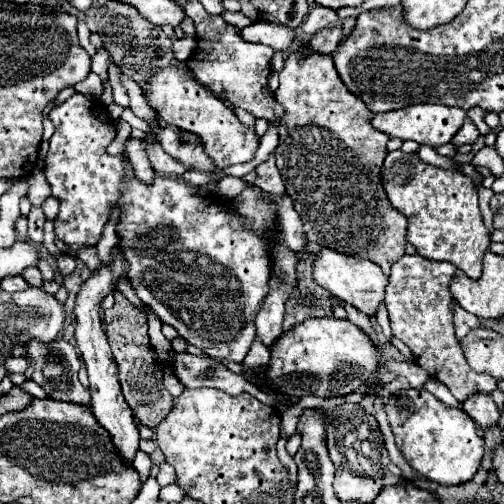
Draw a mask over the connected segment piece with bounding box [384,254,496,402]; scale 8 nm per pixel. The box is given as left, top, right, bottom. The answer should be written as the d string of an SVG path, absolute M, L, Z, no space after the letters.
M404 254L392 264L390 282L386 286L386 306L390 312L392 334L400 338L412 352L418 366L422 366L432 378L444 382L456 400L464 402L474 392L490 394L496 390L496 380L474 372L462 352L458 338L454 336L454 306L456 300L450 292L456 266L450 262L436 262L418 254Z

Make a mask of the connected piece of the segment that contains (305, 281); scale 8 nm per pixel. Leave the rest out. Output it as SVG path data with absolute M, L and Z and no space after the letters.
M314 244L310 254L298 262L298 290L292 292L286 304L284 314L284 330L304 322L306 318L314 316L332 316L332 304L330 304L330 292L320 288L312 280L312 258L318 246Z

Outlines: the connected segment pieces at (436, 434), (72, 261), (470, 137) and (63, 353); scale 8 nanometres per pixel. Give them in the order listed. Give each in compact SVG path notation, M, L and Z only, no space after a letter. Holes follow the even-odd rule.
M408 388L400 390L396 414L388 412L388 420L396 438L396 446L418 474L442 486L468 482L476 474L484 454L484 440L478 436L474 420L470 420L464 410L444 406L428 390Z
M72 254L60 256L60 258L58 258L58 270L60 270L62 276L72 274L72 272L76 270L76 256L72 256Z
M466 118L460 130L456 132L456 136L452 138L452 144L457 147L465 144L472 145L478 136L479 132L475 124L469 118Z
M58 338L48 344L30 344L28 360L34 360L32 380L38 382L50 398L62 402L88 404L88 390L78 382L80 358L76 348L66 340ZM54 362L54 380L44 376L44 368Z

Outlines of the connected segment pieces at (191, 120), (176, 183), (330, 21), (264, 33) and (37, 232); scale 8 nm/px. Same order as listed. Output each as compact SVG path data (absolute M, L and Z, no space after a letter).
M172 64L156 72L156 76L152 76L148 84L144 84L144 94L148 98L148 104L160 116L160 120L176 128L198 134L206 146L206 154L216 162L216 166L224 168L240 162L250 162L254 158L260 146L260 138L256 130L244 126L238 120L238 116L232 112L232 108L226 106L224 100L214 96L202 84L198 84L198 80L190 74L186 66Z
M74 92L62 106L56 106L50 112L50 120L56 132L50 138L44 174L52 186L52 194L60 200L60 212L54 220L56 236L66 242L72 252L78 252L80 246L96 244L104 224L108 222L110 208L120 204L122 214L116 234L122 238L120 246L130 264L128 280L138 298L150 306L162 322L174 326L188 344L202 348L212 358L228 358L240 364L256 336L254 318L268 294L270 242L244 230L242 220L230 202L226 206L226 200L216 194L210 198L196 196L196 186L188 186L180 176L156 176L152 186L140 182L130 162L106 152L108 144L116 138L116 128L100 100Z
M316 6L314 10L308 14L306 21L301 25L303 32L314 34L323 28L334 26L338 22L338 14L332 8L324 8L324 6Z
M254 22L242 28L240 32L242 32L240 38L244 42L268 44L274 50L288 50L294 40L294 32L290 28L284 28L280 24L268 24L268 22Z
M32 206L30 214L28 214L28 236L32 242L38 242L42 244L42 226L46 222L46 216L42 212L42 208L36 208Z

